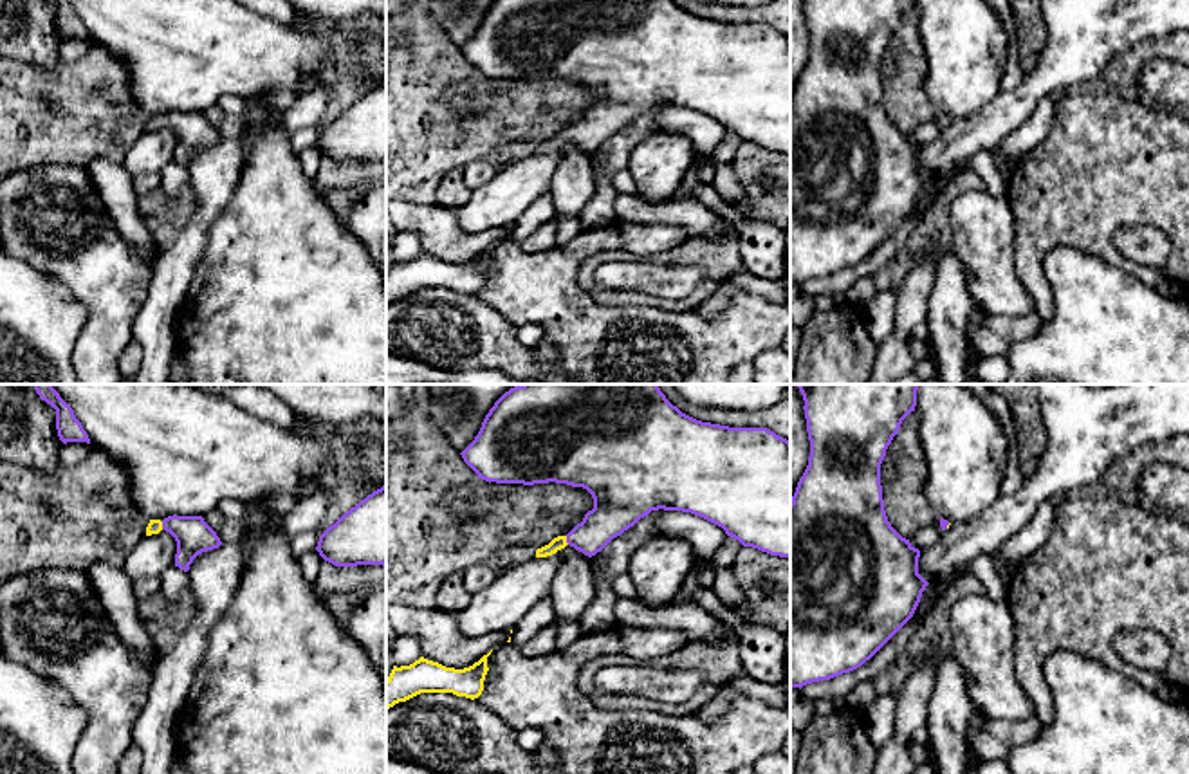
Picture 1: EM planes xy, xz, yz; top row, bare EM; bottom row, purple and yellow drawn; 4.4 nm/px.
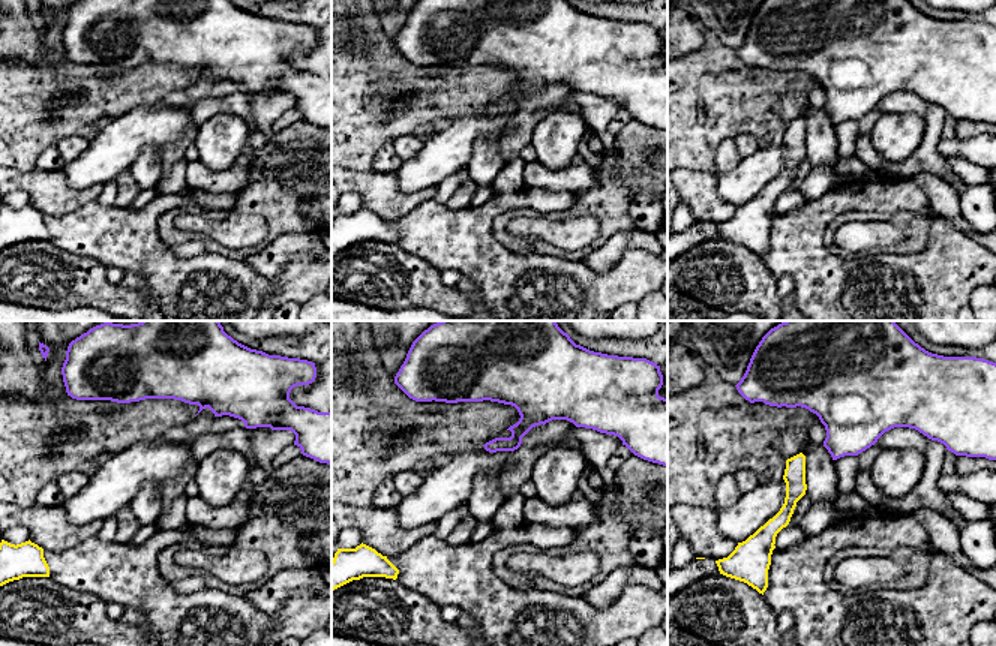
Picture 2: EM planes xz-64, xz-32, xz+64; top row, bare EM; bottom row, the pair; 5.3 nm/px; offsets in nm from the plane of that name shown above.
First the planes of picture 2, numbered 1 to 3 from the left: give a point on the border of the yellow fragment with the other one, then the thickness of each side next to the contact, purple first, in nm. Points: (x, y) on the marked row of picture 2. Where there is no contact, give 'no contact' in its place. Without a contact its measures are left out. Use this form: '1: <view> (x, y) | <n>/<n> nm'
1: no contact
2: no contact
3: no contact

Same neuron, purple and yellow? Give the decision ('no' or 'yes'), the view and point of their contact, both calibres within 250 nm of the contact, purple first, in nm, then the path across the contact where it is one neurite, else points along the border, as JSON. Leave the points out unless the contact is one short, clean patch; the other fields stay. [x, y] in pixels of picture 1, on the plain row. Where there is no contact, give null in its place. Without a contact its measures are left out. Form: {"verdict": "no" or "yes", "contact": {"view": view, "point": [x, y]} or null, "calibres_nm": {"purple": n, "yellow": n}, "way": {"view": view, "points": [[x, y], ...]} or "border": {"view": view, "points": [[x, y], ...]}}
{"verdict": "yes", "contact": {"view": "xz", "point": [567, 136]}, "calibres_nm": {"purple": 190, "yellow": 60}, "way": {"view": "xz", "points": [[614, 107], [589, 132], [567, 136], [560, 138]]}}

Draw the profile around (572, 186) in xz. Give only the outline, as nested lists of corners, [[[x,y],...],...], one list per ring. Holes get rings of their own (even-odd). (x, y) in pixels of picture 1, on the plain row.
[[[567,141],[550,182],[556,215],[579,215],[595,195],[592,153]]]

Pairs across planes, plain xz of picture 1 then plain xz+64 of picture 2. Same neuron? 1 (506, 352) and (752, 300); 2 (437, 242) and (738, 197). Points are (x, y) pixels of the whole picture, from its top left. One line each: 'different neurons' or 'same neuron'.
1: same neuron
2: different neurons

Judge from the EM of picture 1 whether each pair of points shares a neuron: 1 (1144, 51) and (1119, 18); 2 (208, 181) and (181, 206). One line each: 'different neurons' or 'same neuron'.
1: different neurons
2: different neurons

